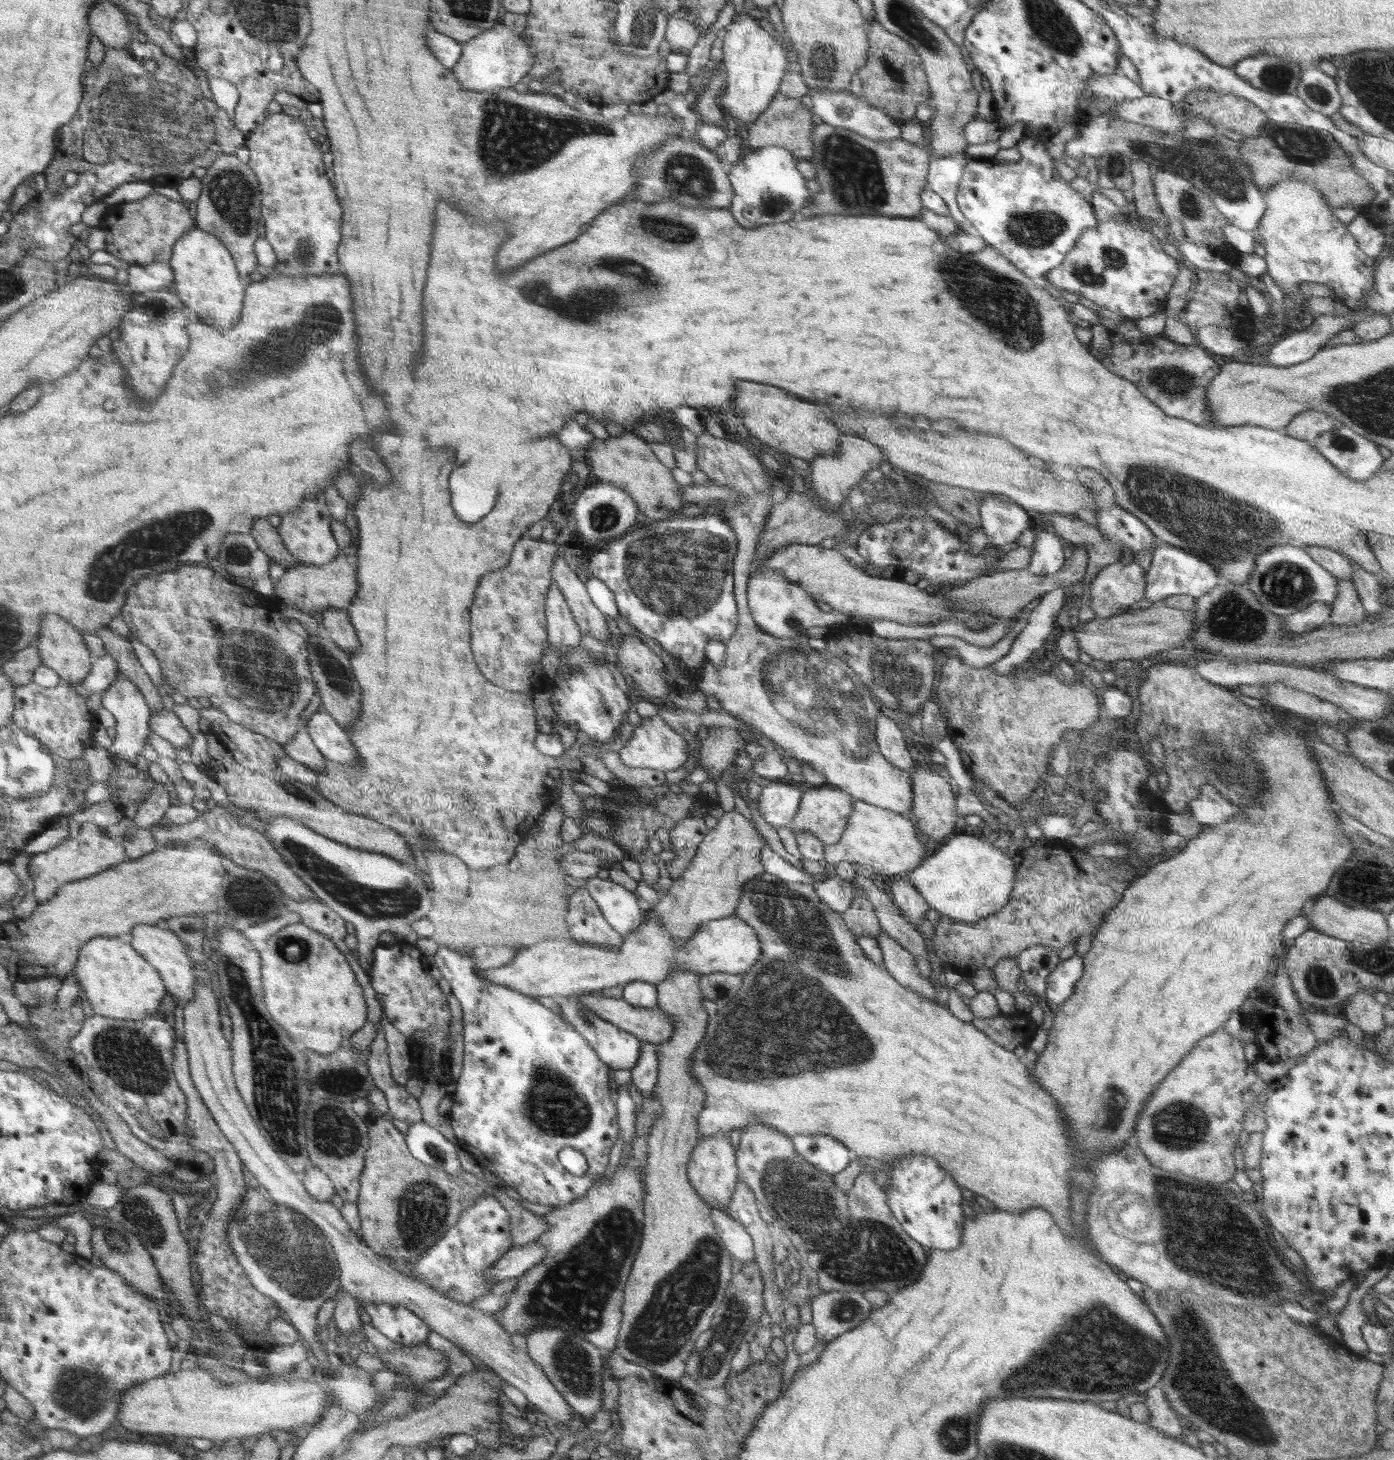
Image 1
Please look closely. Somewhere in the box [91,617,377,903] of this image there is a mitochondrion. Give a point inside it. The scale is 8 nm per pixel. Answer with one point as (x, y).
(262, 679)

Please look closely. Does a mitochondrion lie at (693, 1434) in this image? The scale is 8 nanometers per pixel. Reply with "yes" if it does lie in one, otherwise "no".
no

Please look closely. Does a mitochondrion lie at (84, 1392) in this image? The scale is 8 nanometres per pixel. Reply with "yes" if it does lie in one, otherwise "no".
yes

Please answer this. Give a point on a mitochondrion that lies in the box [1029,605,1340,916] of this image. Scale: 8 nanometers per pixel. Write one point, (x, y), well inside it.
(1201, 753)

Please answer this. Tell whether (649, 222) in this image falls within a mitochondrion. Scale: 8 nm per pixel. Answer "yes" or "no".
yes

